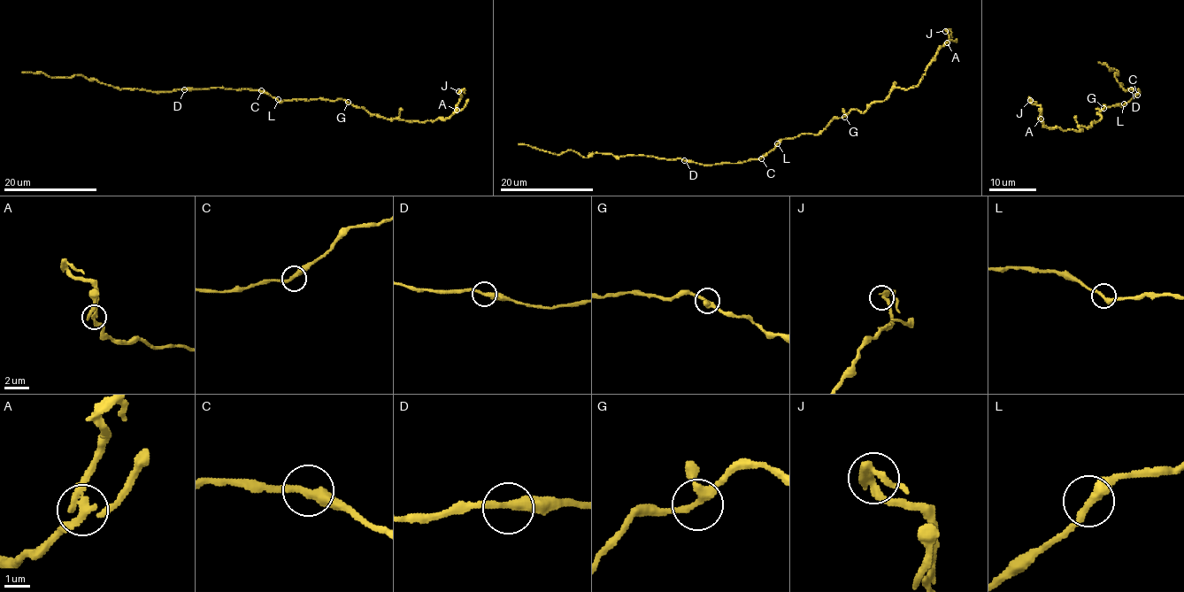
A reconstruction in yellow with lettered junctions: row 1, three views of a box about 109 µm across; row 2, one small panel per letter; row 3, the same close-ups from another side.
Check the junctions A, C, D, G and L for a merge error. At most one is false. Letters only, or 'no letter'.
A

